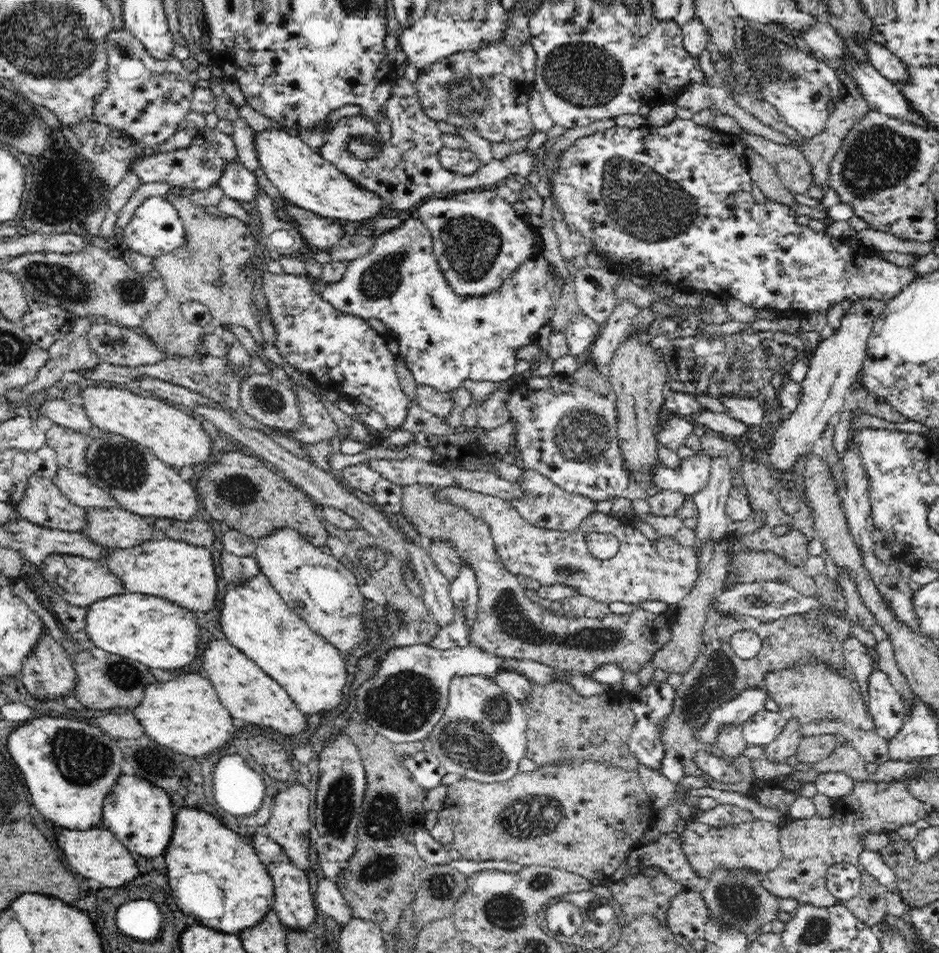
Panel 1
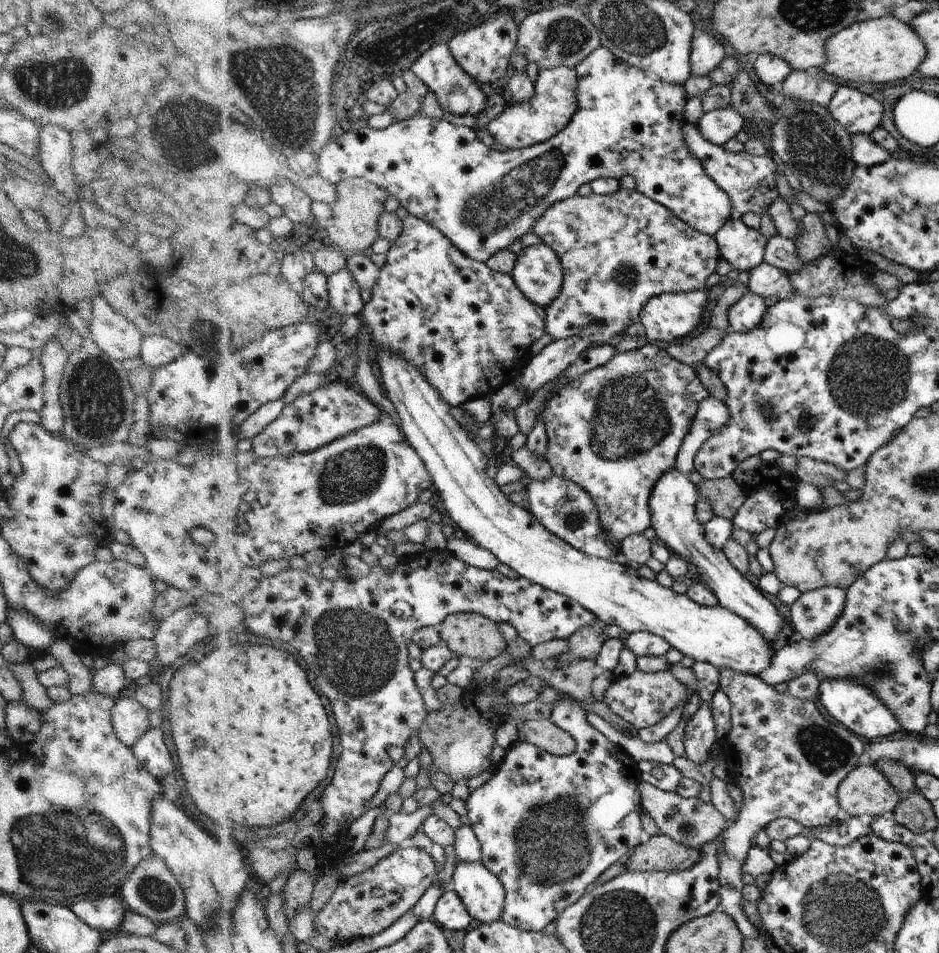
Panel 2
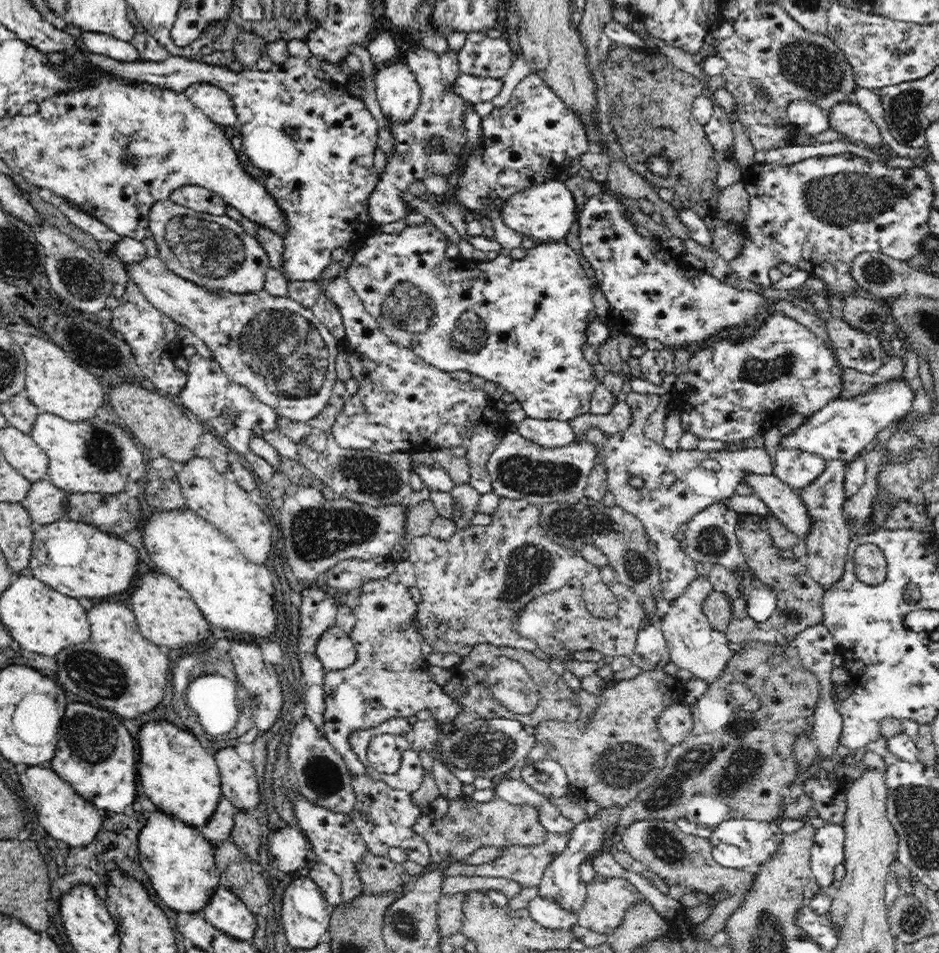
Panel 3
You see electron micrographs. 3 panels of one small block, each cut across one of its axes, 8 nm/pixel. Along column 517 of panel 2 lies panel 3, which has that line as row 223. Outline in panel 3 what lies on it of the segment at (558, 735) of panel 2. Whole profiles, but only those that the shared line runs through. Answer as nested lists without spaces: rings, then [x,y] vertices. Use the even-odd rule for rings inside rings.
[[[743,180],[724,188],[717,201],[717,217],[721,224],[732,222],[742,224],[749,210],[749,193]]]

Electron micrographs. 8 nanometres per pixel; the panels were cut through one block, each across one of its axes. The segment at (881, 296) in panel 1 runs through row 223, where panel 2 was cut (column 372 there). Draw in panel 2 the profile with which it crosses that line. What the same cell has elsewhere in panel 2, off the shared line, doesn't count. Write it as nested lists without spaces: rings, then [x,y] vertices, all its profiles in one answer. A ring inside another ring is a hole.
[[[444,550],[439,552],[434,552],[437,556],[412,556],[412,559],[404,560],[397,565],[395,570],[388,570],[380,562],[371,568],[370,574],[358,581],[352,581],[346,578],[344,575],[337,580],[328,579],[324,574],[319,576],[314,576],[310,572],[304,570],[294,570],[294,568],[289,568],[286,572],[282,572],[274,577],[268,576],[267,578],[260,577],[258,575],[251,576],[249,583],[243,589],[244,598],[242,598],[242,603],[244,604],[244,610],[246,610],[246,626],[242,628],[241,635],[244,631],[251,631],[258,635],[258,637],[265,637],[266,639],[282,640],[282,642],[287,642],[292,645],[298,653],[304,657],[307,661],[309,667],[312,666],[311,670],[316,674],[316,681],[318,684],[319,691],[324,693],[330,699],[331,705],[333,707],[333,712],[336,712],[336,720],[340,724],[340,736],[342,740],[342,745],[344,751],[341,754],[341,758],[337,765],[337,771],[334,775],[332,783],[327,786],[322,798],[317,802],[324,810],[324,819],[320,824],[322,830],[322,836],[320,837],[321,842],[316,843],[316,845],[305,846],[310,847],[315,851],[317,857],[318,866],[313,871],[307,871],[310,878],[316,879],[318,877],[324,876],[326,872],[331,869],[338,871],[337,866],[343,863],[343,860],[347,856],[353,856],[352,852],[348,849],[346,842],[348,837],[346,832],[348,832],[349,827],[353,822],[356,822],[362,814],[366,814],[369,811],[369,803],[376,797],[376,794],[380,792],[380,786],[382,786],[382,780],[384,776],[394,768],[394,760],[390,756],[390,748],[392,746],[403,747],[414,738],[416,732],[421,731],[424,722],[431,715],[431,710],[427,706],[427,701],[423,696],[423,692],[418,688],[416,684],[416,672],[410,668],[410,642],[414,641],[414,636],[425,627],[440,627],[452,614],[455,613],[479,613],[481,616],[487,617],[496,623],[506,622],[512,625],[518,635],[522,637],[530,647],[537,646],[541,643],[551,642],[553,639],[566,639],[572,634],[586,626],[598,624],[596,616],[592,612],[588,612],[579,603],[569,600],[566,596],[561,596],[559,593],[547,590],[539,586],[538,584],[532,583],[526,578],[520,577],[516,580],[510,580],[498,572],[496,569],[478,569],[477,567],[468,565],[464,563],[458,556],[455,556],[451,551]]]

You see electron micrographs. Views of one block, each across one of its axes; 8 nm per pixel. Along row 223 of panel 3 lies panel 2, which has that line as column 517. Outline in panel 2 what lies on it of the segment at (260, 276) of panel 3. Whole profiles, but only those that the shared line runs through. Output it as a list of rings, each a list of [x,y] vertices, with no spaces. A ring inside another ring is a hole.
[[[604,46],[598,47],[591,53],[583,62],[575,66],[577,75],[579,76],[577,93],[577,112],[572,116],[571,123],[567,128],[555,135],[552,139],[546,140],[544,143],[533,145],[532,147],[525,147],[522,149],[497,149],[492,150],[492,147],[486,148],[474,134],[474,130],[470,130],[466,126],[458,126],[454,122],[448,122],[446,118],[429,118],[425,114],[414,119],[409,119],[406,122],[394,122],[385,130],[376,130],[370,126],[356,128],[350,133],[344,133],[342,136],[331,139],[331,142],[322,150],[319,162],[319,174],[330,183],[338,184],[344,183],[347,179],[355,177],[363,177],[370,182],[378,184],[378,186],[385,188],[388,192],[397,196],[398,200],[402,202],[402,206],[408,210],[410,214],[427,220],[428,224],[436,226],[440,232],[444,232],[446,236],[454,244],[474,260],[486,262],[492,256],[496,256],[498,252],[504,252],[507,246],[510,246],[516,240],[520,240],[522,236],[528,234],[534,228],[534,224],[544,216],[544,212],[552,206],[572,198],[578,192],[578,188],[586,183],[592,183],[598,178],[616,178],[622,179],[624,176],[632,176],[636,182],[636,190],[644,193],[646,196],[656,200],[658,204],[663,204],[666,208],[671,209],[676,216],[690,224],[692,228],[696,228],[698,232],[707,234],[708,236],[715,236],[716,232],[720,230],[731,218],[732,214],[732,198],[728,196],[723,189],[715,184],[708,176],[707,170],[704,169],[703,164],[696,158],[689,149],[684,136],[684,110],[686,110],[686,102],[688,102],[688,92],[684,85],[669,83],[661,80],[654,73],[646,73],[643,69],[637,68],[635,65],[627,64],[626,61],[618,59],[614,53],[609,52],[608,48]]]

